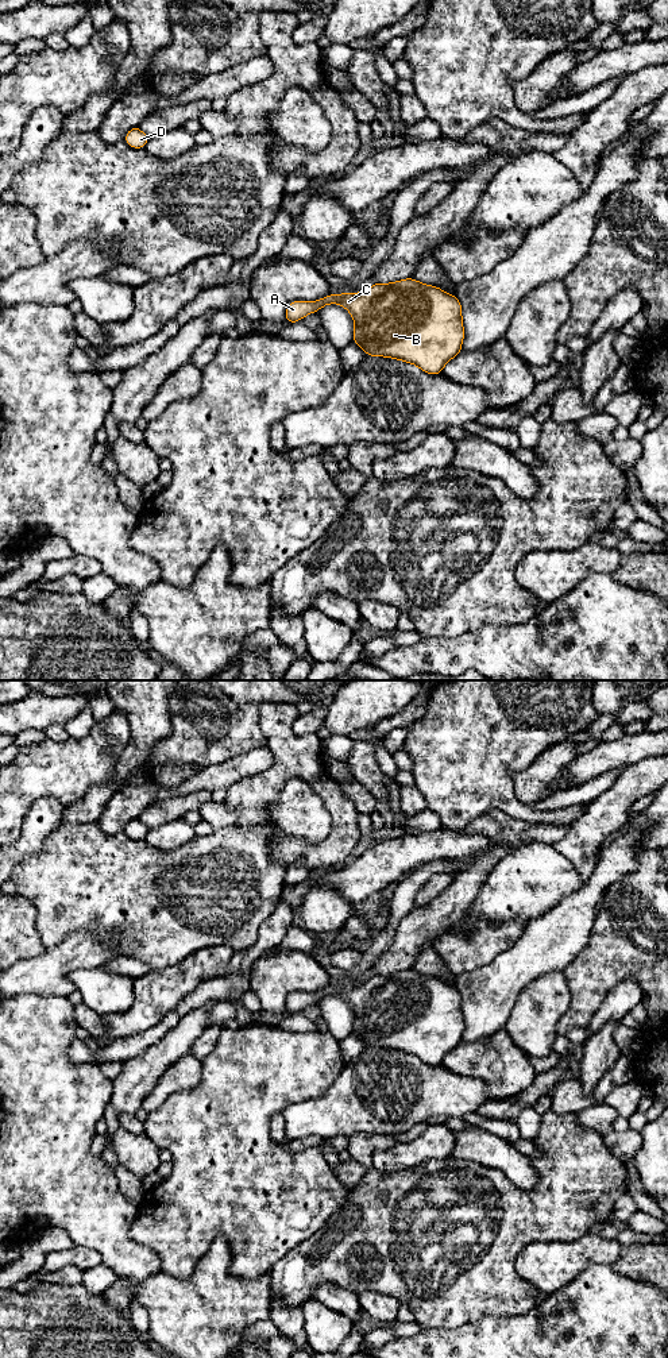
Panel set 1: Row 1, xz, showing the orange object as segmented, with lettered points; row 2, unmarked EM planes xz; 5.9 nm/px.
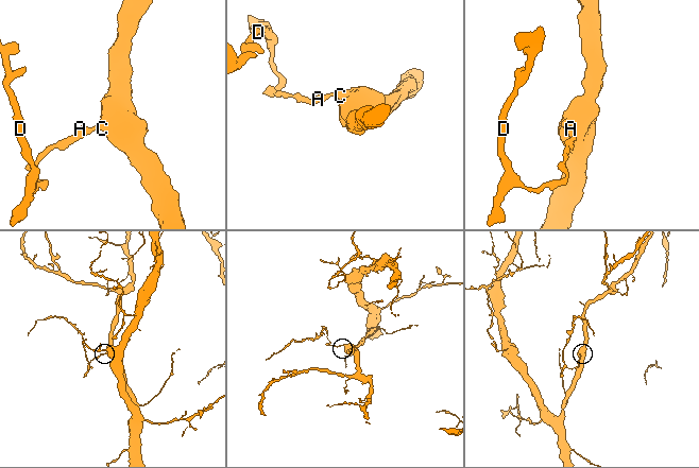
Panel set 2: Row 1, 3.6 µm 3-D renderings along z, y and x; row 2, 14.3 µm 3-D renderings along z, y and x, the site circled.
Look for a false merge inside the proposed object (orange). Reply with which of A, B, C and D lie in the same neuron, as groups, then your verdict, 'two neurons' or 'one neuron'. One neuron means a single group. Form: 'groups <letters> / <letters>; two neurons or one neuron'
groups A B C D; one neuron

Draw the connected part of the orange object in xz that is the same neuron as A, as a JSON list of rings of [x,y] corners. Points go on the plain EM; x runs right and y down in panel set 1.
[[[406,969],[391,975],[374,975],[356,985],[328,985],[313,994],[291,992],[286,999],[286,1014],[320,1002],[328,995],[344,998],[355,1014],[354,1034],[366,1046],[394,1049],[420,1058],[424,1064],[437,1066],[443,1058],[462,1042],[464,1030],[462,995],[453,985],[437,977]]]

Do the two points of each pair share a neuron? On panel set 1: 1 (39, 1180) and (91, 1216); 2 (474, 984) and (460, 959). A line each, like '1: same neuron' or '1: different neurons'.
1: same neuron
2: different neurons

